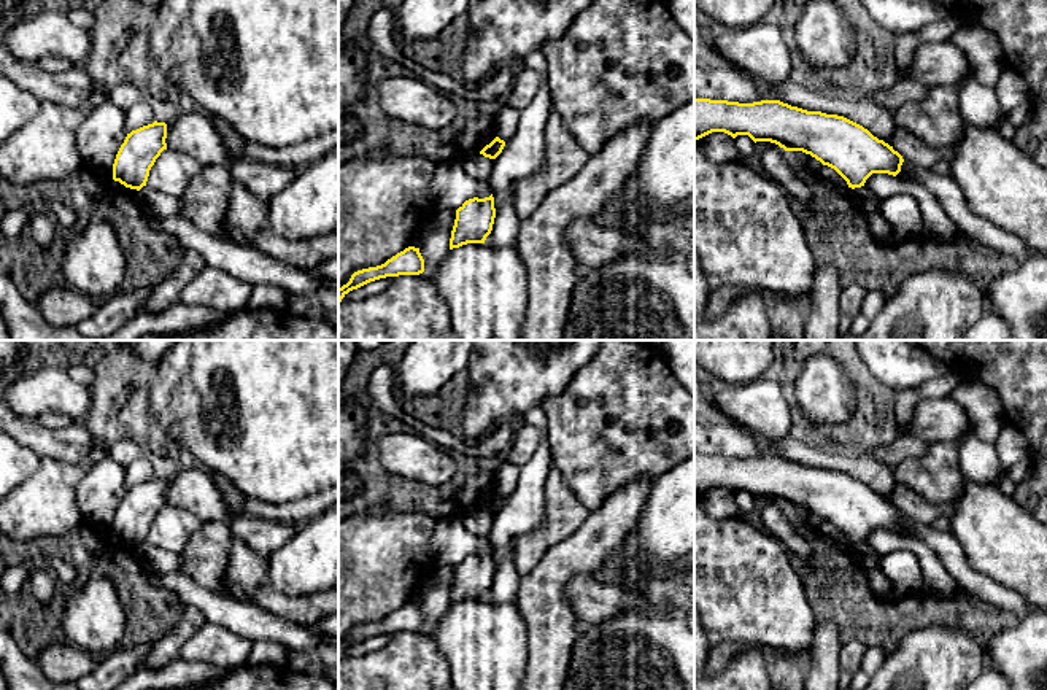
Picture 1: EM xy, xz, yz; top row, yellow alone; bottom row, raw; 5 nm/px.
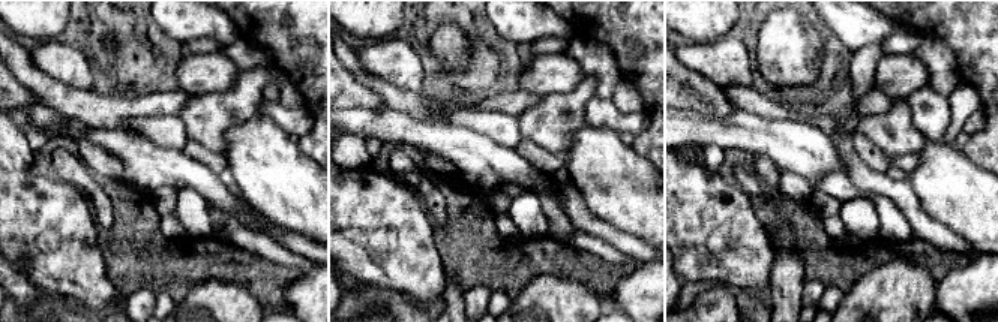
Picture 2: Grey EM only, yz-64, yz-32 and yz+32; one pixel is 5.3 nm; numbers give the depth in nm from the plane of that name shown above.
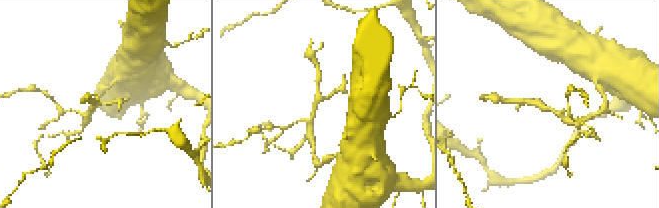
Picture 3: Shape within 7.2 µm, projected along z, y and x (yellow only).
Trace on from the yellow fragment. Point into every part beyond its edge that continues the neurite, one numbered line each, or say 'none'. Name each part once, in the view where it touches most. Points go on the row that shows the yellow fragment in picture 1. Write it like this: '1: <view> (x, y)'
none

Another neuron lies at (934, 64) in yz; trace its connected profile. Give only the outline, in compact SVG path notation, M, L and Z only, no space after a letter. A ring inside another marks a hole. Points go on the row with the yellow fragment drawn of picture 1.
M953 41L921 43L904 76L931 87L955 84L969 70L968 57Z

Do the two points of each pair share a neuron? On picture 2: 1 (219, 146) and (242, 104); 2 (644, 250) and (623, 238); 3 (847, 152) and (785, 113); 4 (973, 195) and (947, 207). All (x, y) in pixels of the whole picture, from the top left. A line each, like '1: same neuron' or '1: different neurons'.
1: same neuron
2: same neuron
3: different neurons
4: same neuron

